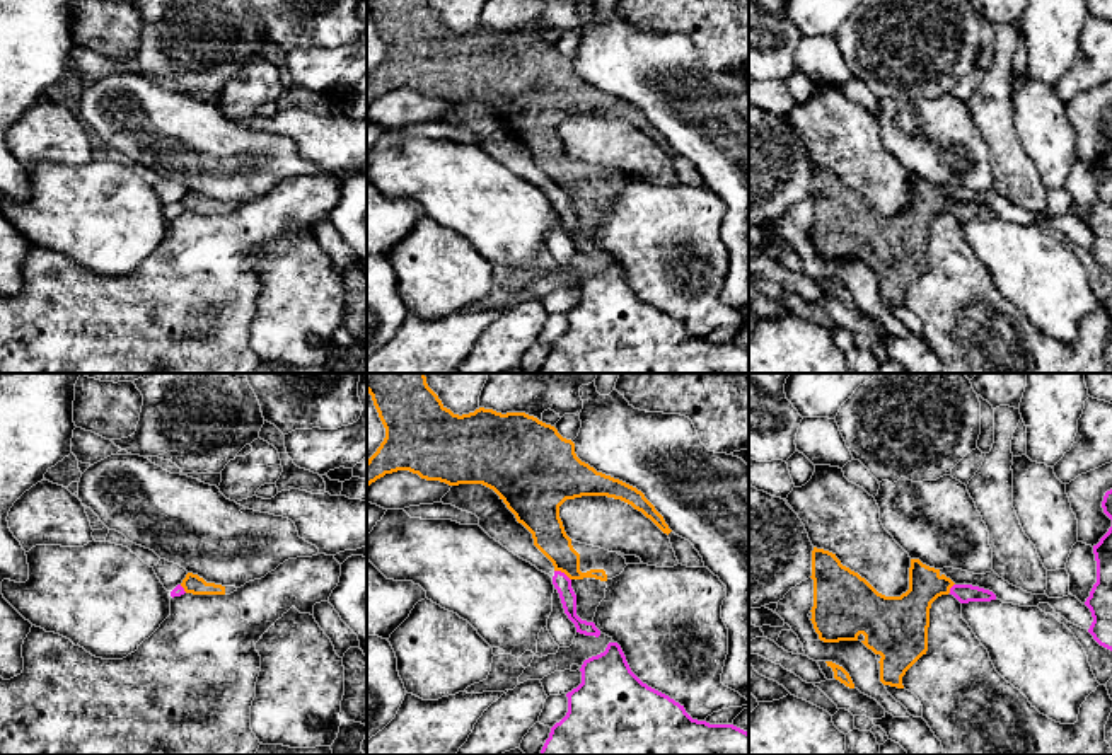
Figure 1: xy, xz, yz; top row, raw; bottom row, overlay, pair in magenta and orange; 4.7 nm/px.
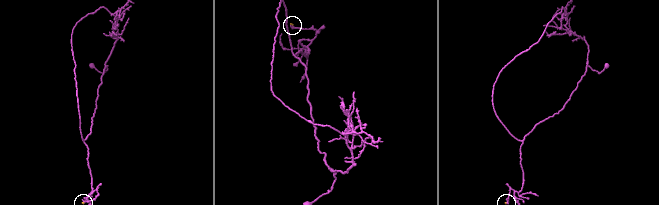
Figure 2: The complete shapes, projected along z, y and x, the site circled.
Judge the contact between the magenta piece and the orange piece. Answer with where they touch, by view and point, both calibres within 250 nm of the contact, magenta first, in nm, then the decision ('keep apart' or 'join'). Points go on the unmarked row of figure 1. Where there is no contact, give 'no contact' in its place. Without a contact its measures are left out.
meets magenta in xz at (563, 191); 80 nm thick on the magenta side, 160 nm on the other; keep apart

